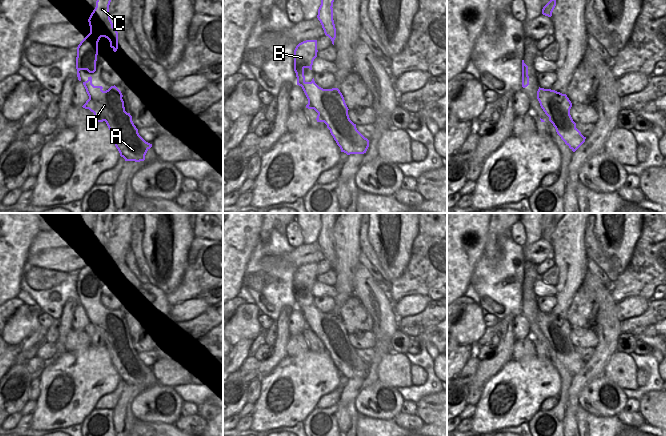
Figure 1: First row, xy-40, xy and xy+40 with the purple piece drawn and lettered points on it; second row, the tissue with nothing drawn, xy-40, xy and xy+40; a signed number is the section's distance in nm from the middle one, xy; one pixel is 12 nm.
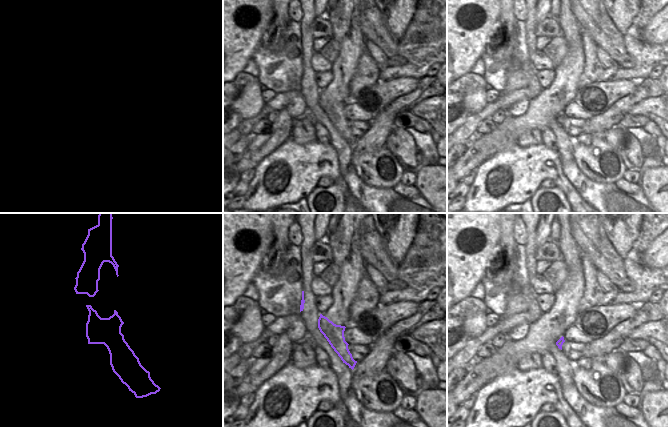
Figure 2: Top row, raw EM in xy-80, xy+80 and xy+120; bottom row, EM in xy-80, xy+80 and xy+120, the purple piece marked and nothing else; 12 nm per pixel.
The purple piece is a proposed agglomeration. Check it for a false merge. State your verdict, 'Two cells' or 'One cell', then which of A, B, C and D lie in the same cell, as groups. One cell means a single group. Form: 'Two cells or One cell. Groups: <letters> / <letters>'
Two cells. Groups: A D / B C

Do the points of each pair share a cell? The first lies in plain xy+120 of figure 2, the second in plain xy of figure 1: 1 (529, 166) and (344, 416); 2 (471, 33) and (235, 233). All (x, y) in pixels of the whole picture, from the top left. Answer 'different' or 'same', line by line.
1: different
2: same

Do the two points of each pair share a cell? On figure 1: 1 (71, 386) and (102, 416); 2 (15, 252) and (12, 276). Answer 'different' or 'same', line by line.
1: different
2: same

